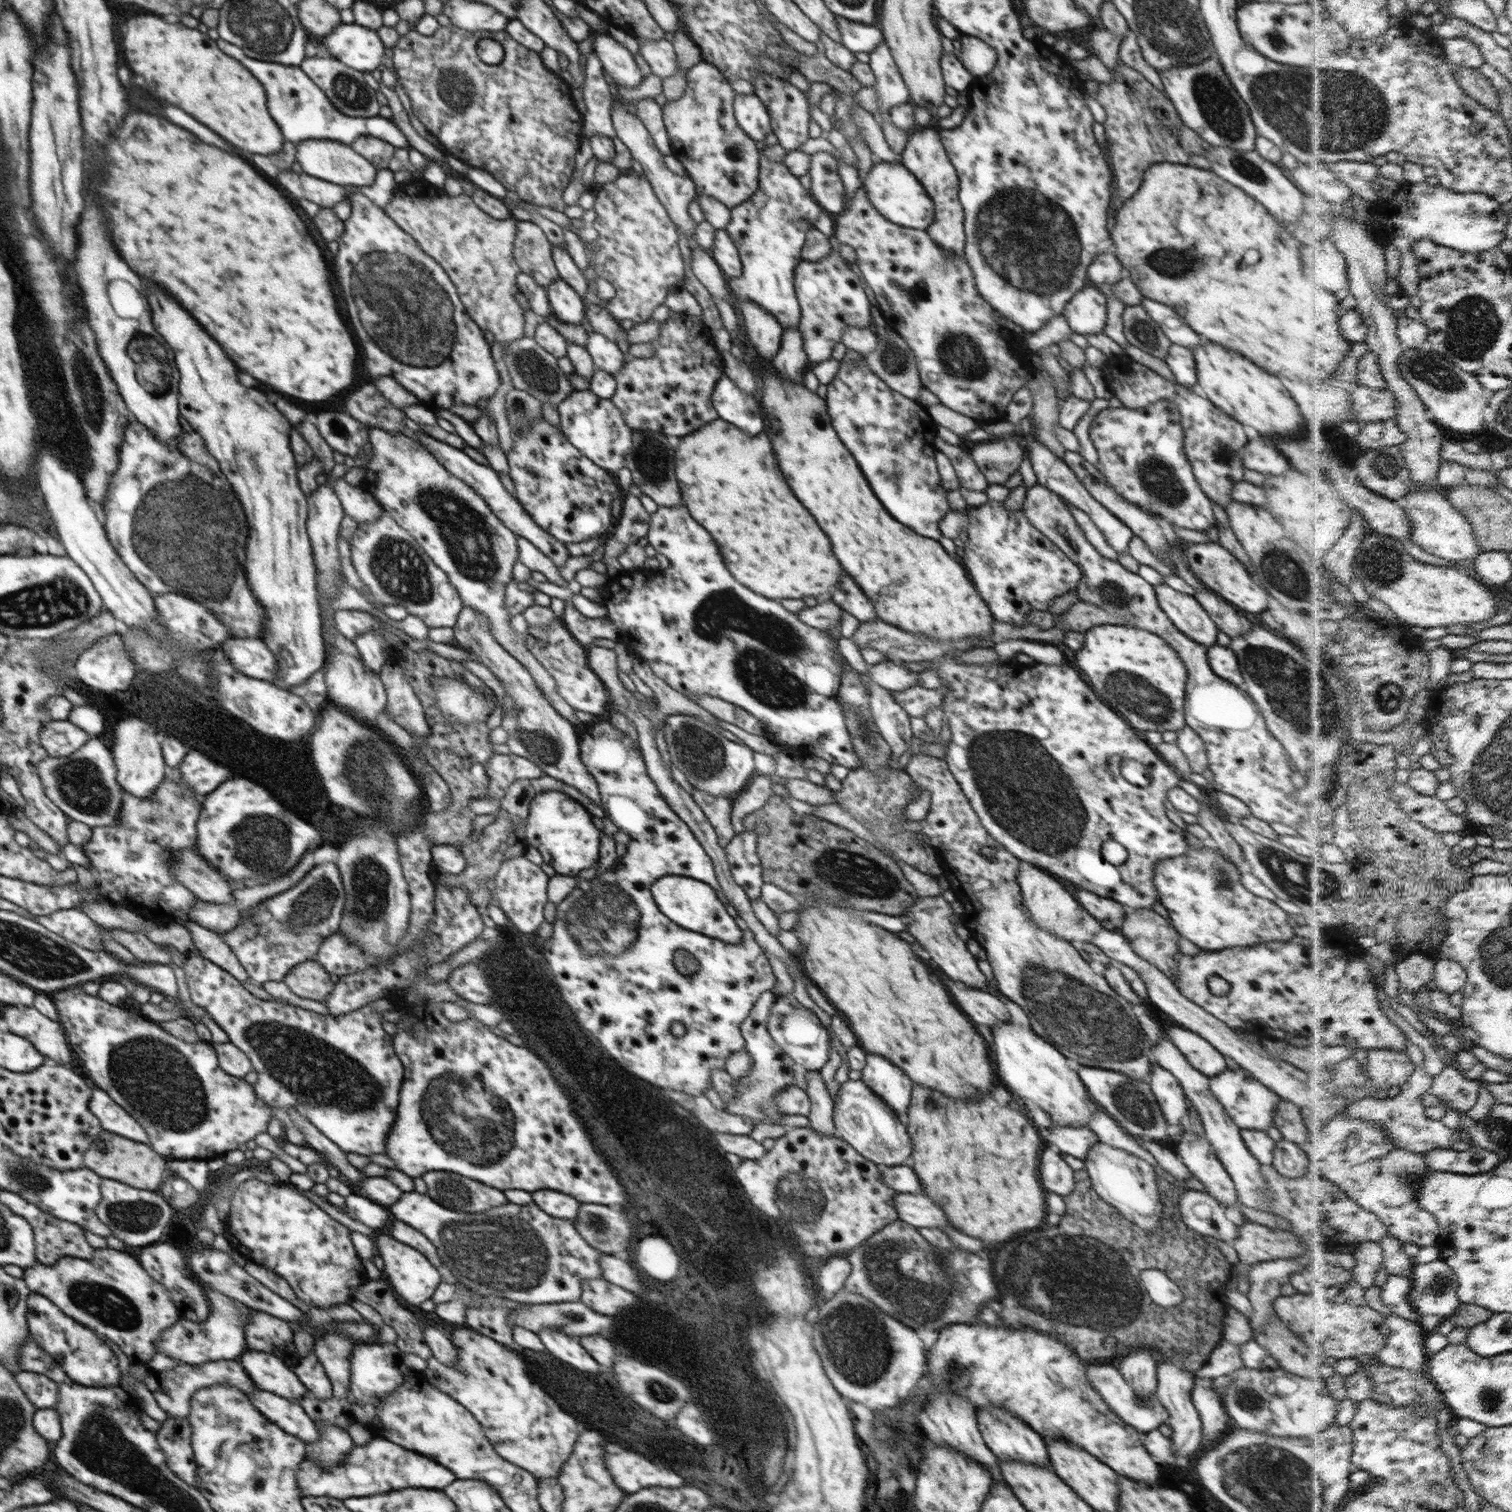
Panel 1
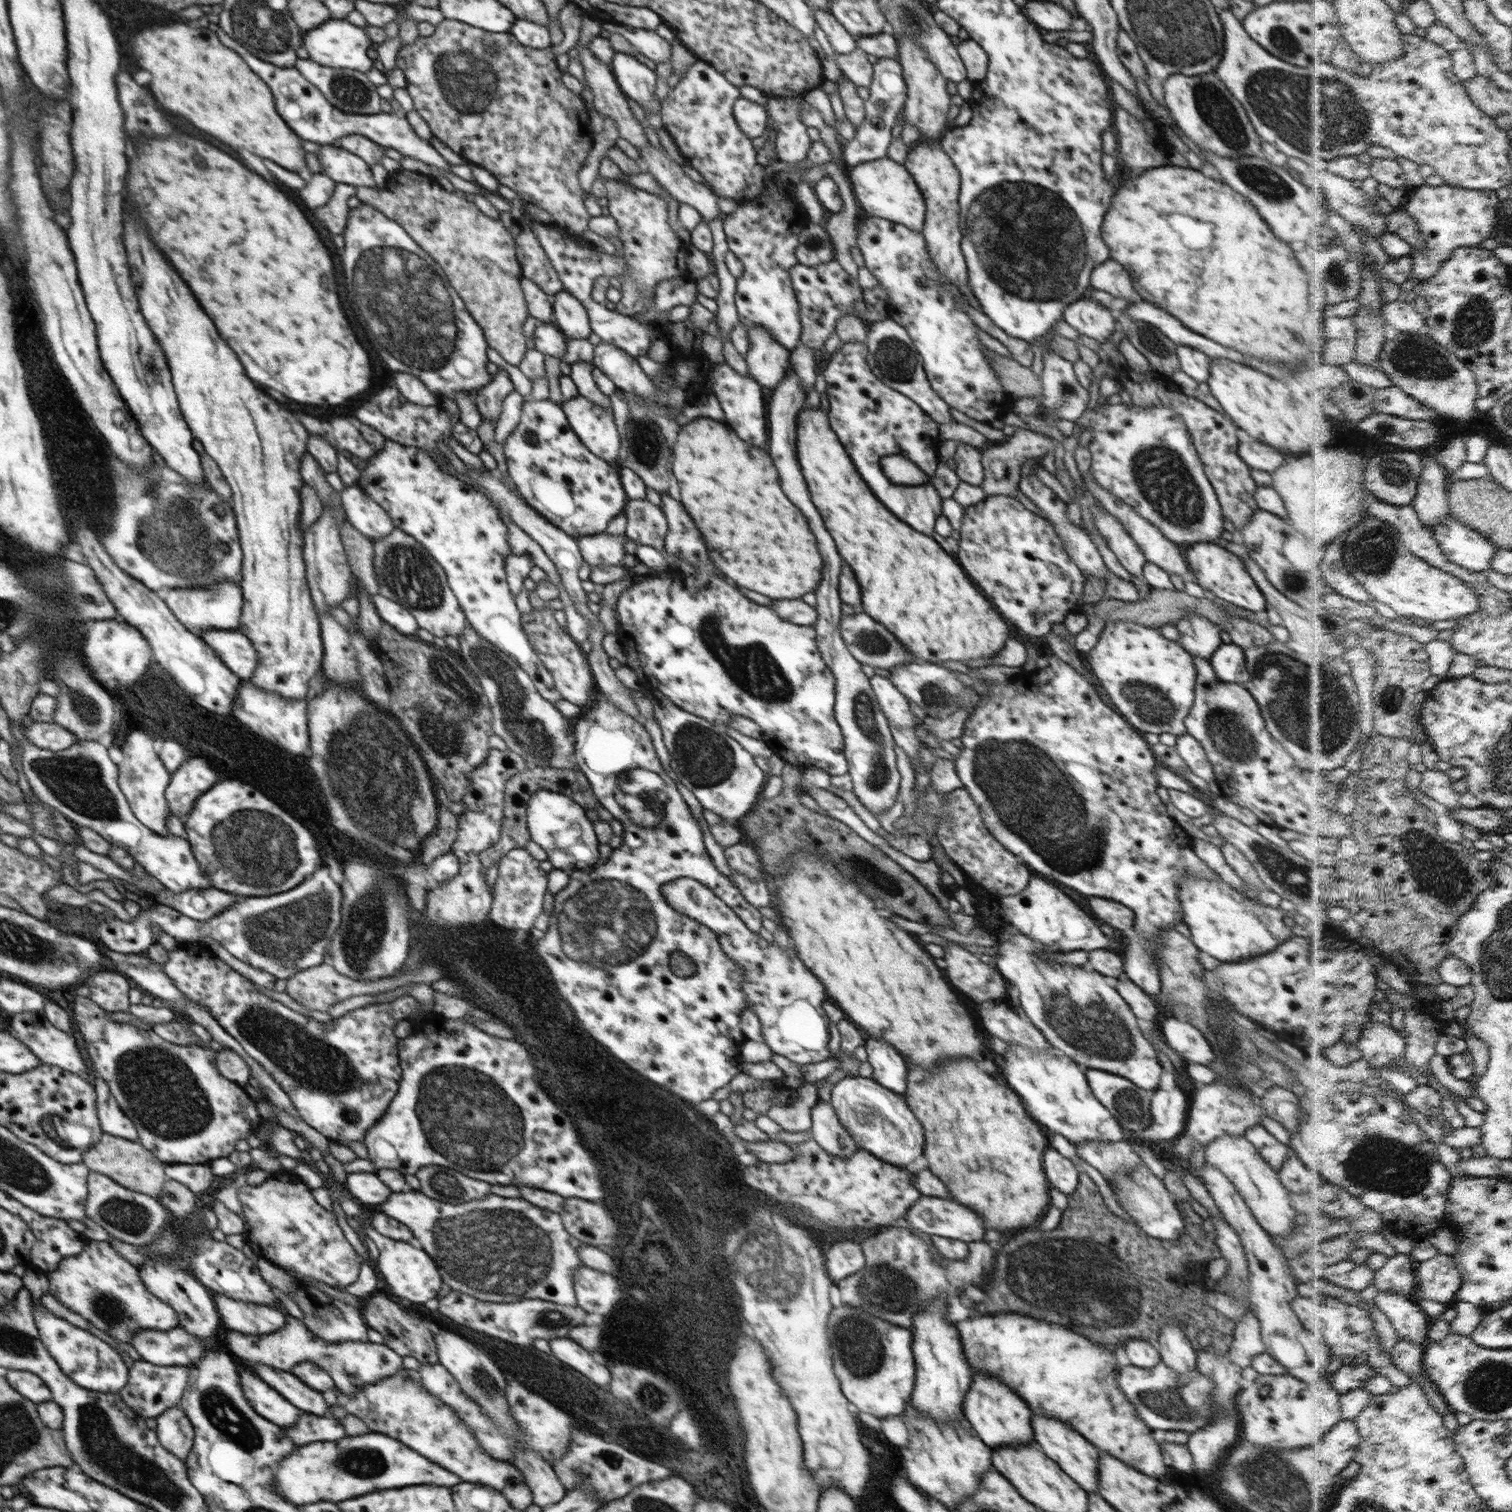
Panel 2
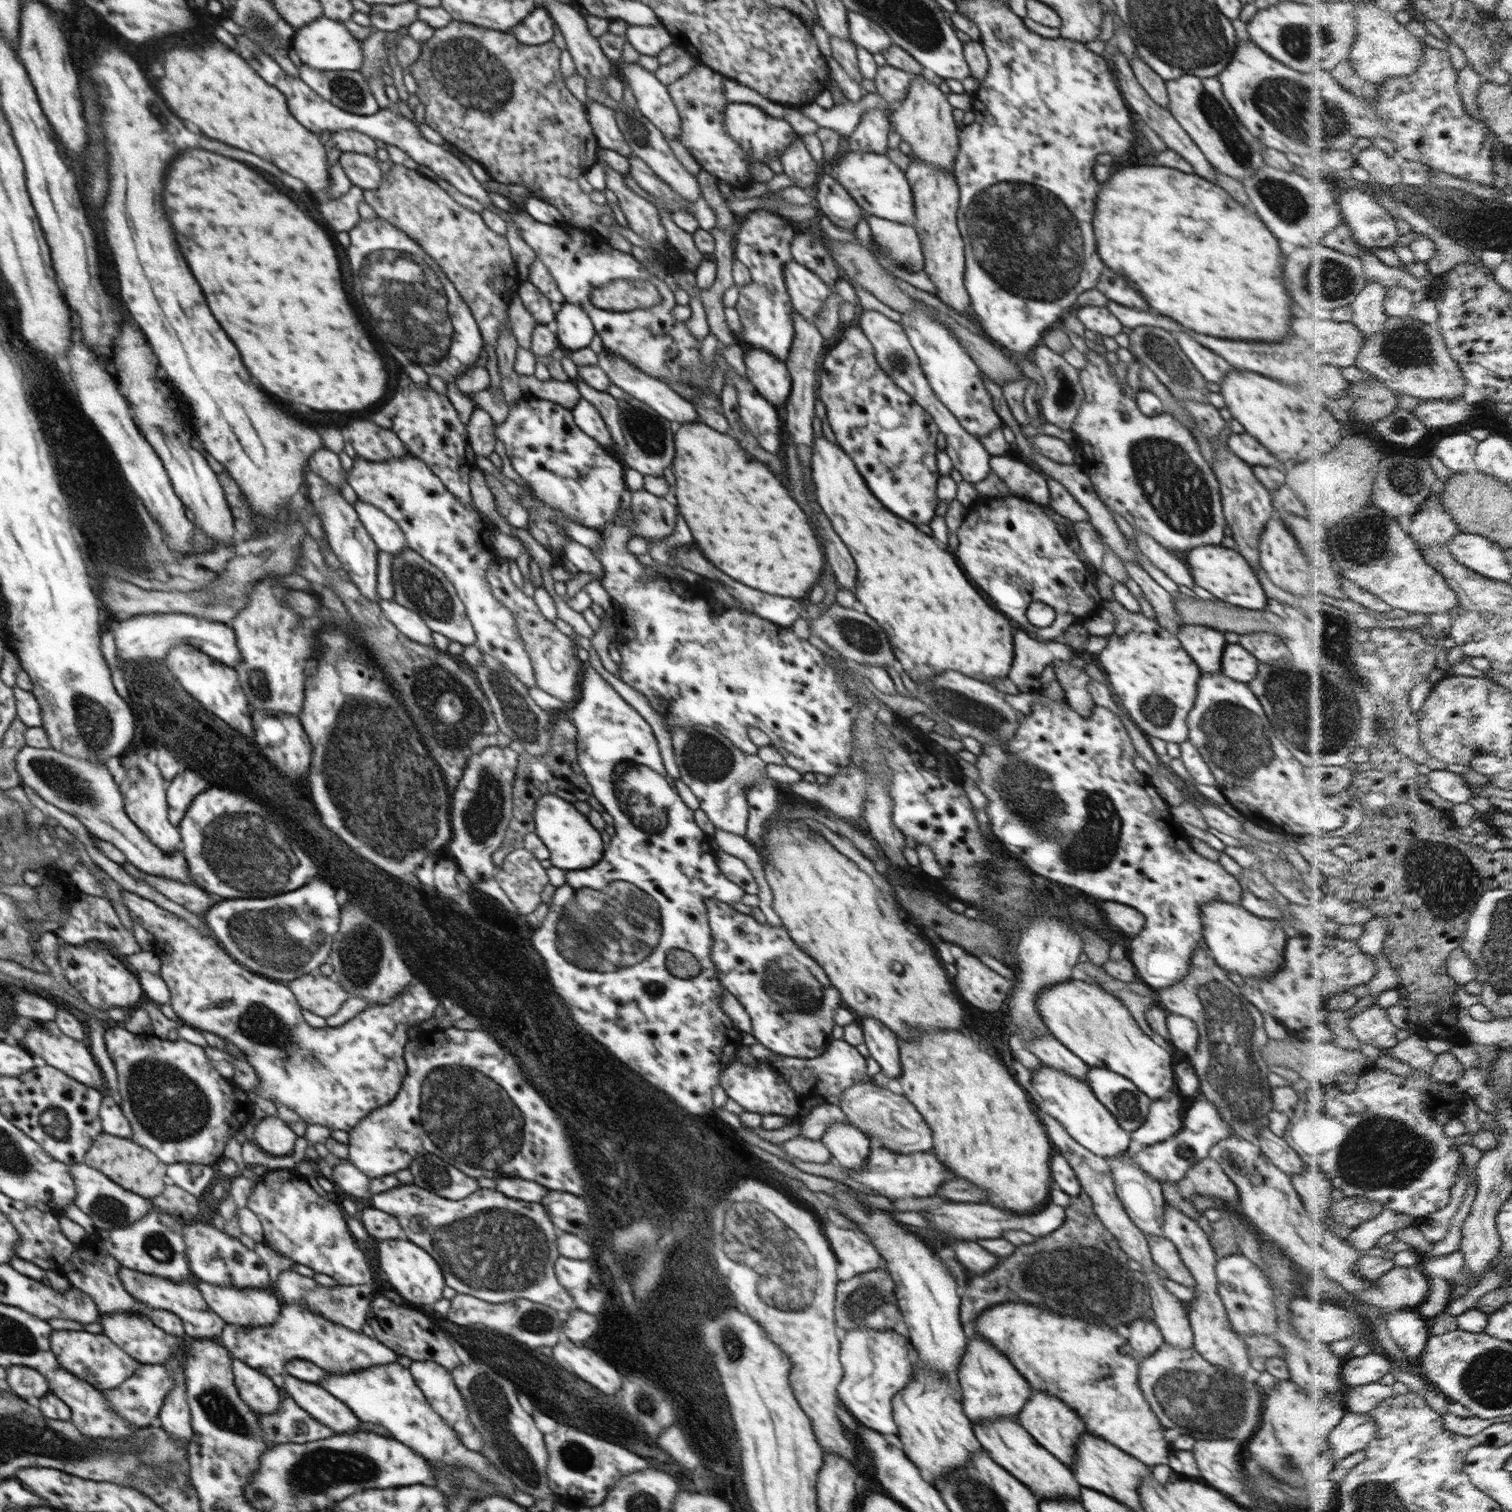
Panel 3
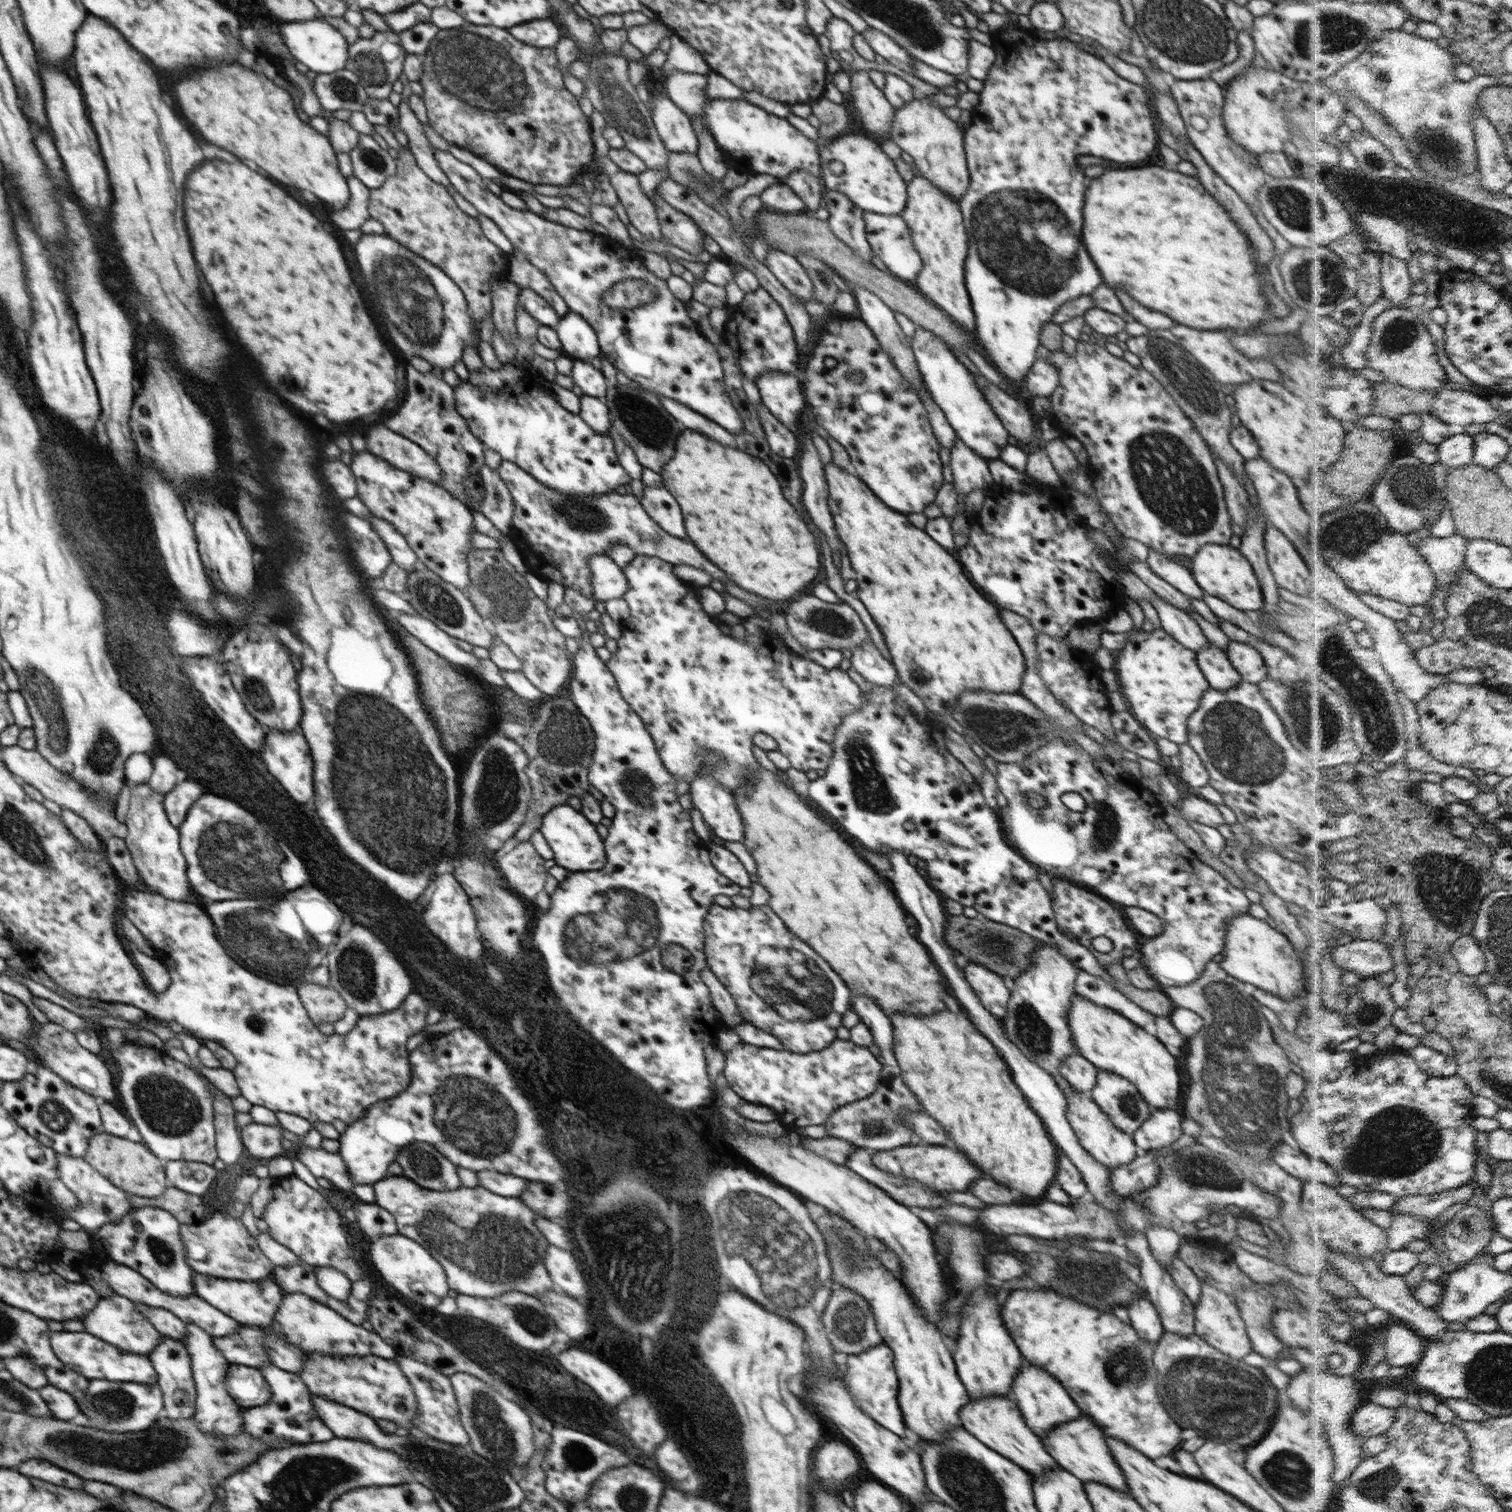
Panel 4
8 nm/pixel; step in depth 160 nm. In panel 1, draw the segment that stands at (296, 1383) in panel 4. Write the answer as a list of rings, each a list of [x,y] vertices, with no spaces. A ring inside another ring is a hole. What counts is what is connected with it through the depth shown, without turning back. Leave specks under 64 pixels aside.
[[[315,1421],[320,1434],[313,1443],[305,1443],[306,1459],[312,1459],[322,1466],[332,1466],[344,1460],[344,1456],[354,1448],[348,1432],[326,1421]]]

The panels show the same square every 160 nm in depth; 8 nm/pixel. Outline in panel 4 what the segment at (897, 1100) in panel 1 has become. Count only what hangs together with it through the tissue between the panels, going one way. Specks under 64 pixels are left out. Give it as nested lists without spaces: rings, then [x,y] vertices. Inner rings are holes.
[[[852,996],[852,1006],[854,1012],[859,1017],[860,1022],[864,1022],[870,1028],[870,1034],[874,1038],[876,1046],[880,1047],[880,1061],[885,1066],[894,1066],[894,1030],[888,1016],[878,1008],[874,1000],[868,996]]]

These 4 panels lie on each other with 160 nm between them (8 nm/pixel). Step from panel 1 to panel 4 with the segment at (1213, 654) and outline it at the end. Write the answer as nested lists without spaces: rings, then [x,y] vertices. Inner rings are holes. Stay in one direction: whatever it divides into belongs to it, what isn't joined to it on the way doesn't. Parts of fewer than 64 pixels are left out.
[[[1229,641],[1227,656],[1243,680],[1256,685],[1268,677],[1267,668],[1262,656],[1248,644]]]

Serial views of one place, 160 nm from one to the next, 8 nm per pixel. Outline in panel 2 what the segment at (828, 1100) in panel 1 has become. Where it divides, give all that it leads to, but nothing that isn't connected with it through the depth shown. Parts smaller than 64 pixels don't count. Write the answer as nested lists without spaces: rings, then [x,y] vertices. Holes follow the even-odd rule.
[[[819,1099],[811,1109],[811,1119],[812,1139],[826,1152],[846,1158],[860,1149],[842,1126],[832,1105]]]

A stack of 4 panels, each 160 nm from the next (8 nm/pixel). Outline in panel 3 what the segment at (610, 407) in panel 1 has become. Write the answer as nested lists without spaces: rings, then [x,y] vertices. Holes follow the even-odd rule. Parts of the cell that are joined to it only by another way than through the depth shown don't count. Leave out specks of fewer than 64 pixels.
[[[581,398],[571,411],[575,423],[582,432],[597,440],[607,451],[612,448],[613,438],[610,431],[598,409],[591,402]]]

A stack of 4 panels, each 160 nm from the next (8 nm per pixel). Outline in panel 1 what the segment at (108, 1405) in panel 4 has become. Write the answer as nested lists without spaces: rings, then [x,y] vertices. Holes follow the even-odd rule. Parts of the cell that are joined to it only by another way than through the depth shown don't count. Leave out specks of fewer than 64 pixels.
[[[235,1360],[212,1361],[198,1365],[184,1363],[165,1371],[156,1371],[150,1368],[146,1372],[146,1378],[143,1378],[143,1382],[152,1392],[158,1406],[166,1412],[168,1417],[186,1418],[189,1418],[191,1400],[197,1390],[212,1387],[218,1383],[228,1383],[249,1395],[256,1388],[244,1367]]]

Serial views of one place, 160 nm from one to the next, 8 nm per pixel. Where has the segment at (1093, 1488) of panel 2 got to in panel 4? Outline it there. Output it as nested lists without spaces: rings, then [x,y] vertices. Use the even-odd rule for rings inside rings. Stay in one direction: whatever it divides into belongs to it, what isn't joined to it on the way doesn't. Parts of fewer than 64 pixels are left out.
[[[1025,1361],[1021,1364],[1017,1376],[1014,1377],[1011,1397],[1017,1402],[1026,1424],[1038,1436],[1044,1436],[1044,1432],[1048,1432],[1050,1428],[1062,1422],[1070,1422],[1070,1420],[1083,1416],[1079,1406],[1074,1404],[1070,1394],[1062,1388],[1058,1380],[1054,1380],[1054,1376],[1050,1376],[1048,1372],[1042,1372],[1038,1366]]]

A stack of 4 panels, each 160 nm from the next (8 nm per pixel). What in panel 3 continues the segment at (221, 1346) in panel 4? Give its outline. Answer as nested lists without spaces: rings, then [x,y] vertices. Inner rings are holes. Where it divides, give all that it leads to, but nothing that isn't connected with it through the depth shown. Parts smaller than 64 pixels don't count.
[[[282,1302],[278,1318],[264,1327],[227,1324],[220,1334],[220,1342],[236,1360],[259,1370],[264,1376],[278,1380],[285,1374],[285,1362],[293,1358],[314,1362],[326,1373],[350,1374],[370,1367],[396,1363],[396,1353],[364,1333],[350,1330],[341,1324],[324,1320],[306,1306]]]

